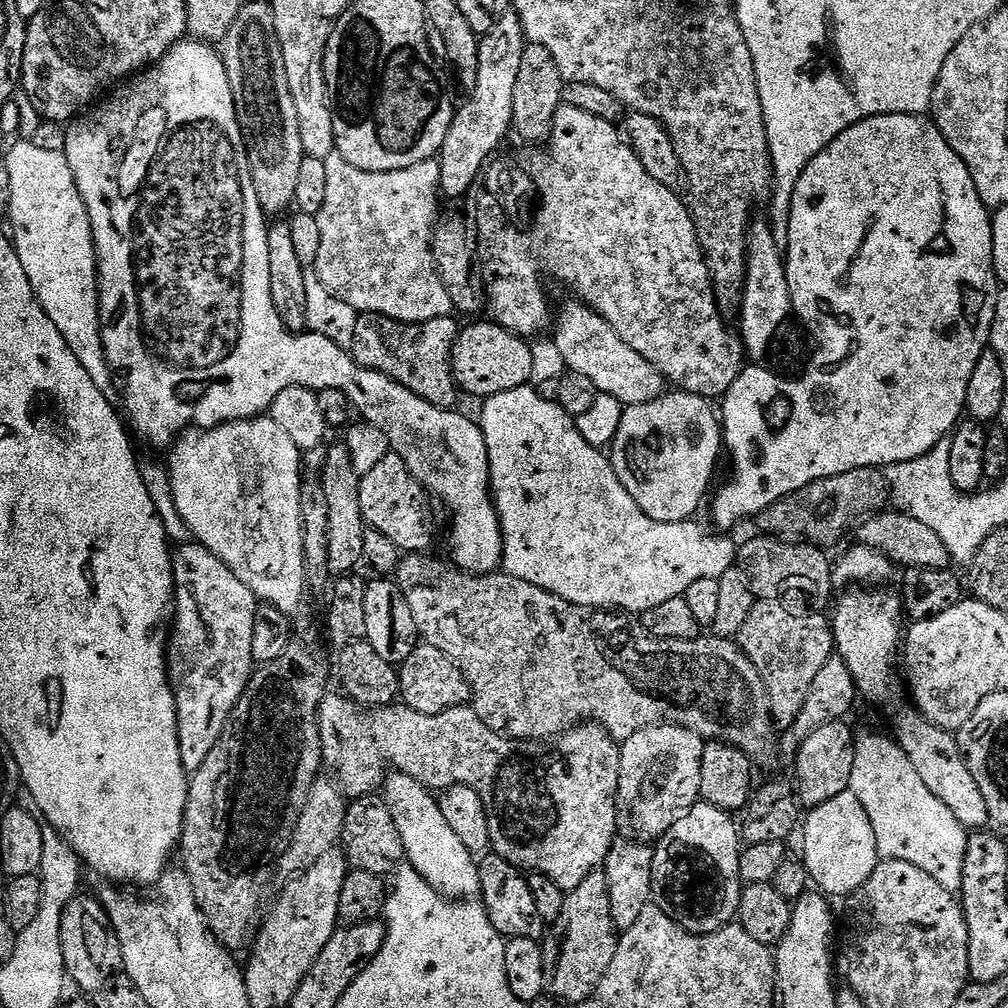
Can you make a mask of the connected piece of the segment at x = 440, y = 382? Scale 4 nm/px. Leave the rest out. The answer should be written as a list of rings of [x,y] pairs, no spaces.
[[[364,314],[361,315],[359,319],[360,321],[358,321],[357,324],[354,326],[354,344],[356,345],[356,349],[354,349],[354,355],[356,358],[356,363],[359,364],[360,367],[372,368],[376,372],[384,372],[387,376],[390,377],[390,379],[398,381],[398,383],[402,386],[406,386],[412,392],[416,392],[417,394],[419,394],[419,396],[421,396],[423,400],[428,400],[432,404],[438,404],[441,408],[451,409],[453,405],[455,405],[452,403],[454,403],[456,400],[458,385],[456,382],[456,375],[454,375],[452,372],[452,354],[456,347],[456,337],[459,335],[462,328],[460,324],[455,324],[455,319],[453,319],[452,316],[439,316],[438,318],[434,318],[433,320],[426,320],[422,324],[406,324],[406,336],[408,336],[408,340],[406,340],[406,342],[408,342],[408,344],[396,344],[396,348],[402,348],[402,350],[398,350],[398,352],[386,352],[386,344],[380,344],[380,342],[378,342],[378,338],[364,338],[364,332],[366,332],[366,330],[372,330],[372,332],[374,332],[374,328],[378,328],[378,326],[380,326],[382,322],[390,322],[390,326],[392,326],[391,317],[381,314]]]

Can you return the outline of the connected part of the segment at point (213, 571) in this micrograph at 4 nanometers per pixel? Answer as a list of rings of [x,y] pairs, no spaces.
[[[199,542],[184,544],[175,549],[172,558],[172,577],[176,583],[176,606],[174,623],[166,645],[168,662],[168,682],[172,685],[172,697],[176,699],[176,725],[180,739],[180,753],[185,772],[191,774],[199,770],[202,762],[210,754],[218,735],[218,725],[227,721],[232,707],[240,700],[244,689],[252,678],[252,647],[257,647],[254,638],[258,599],[236,576],[234,570]]]

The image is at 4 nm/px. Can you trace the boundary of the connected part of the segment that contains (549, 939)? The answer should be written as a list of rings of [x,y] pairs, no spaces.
[[[603,871],[591,872],[572,892],[563,897],[560,917],[547,929],[542,940],[544,949],[544,986],[547,995],[557,996],[572,1006],[589,1000],[612,960],[610,944],[614,921],[608,897],[608,879]]]

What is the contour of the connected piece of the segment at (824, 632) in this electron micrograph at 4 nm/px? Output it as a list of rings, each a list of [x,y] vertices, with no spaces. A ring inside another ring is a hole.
[[[761,600],[750,610],[750,618],[742,626],[738,644],[744,653],[760,670],[764,680],[768,701],[771,703],[772,716],[781,729],[789,728],[798,718],[798,710],[818,678],[818,670],[834,655],[832,625],[825,616],[795,616],[783,608],[783,603],[774,600]],[[748,634],[758,634],[756,640],[746,640]]]

